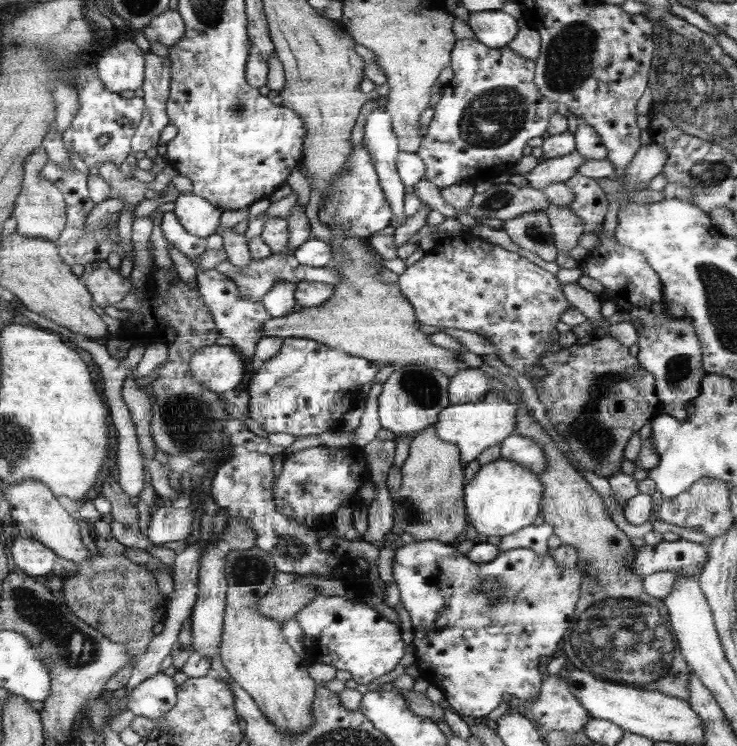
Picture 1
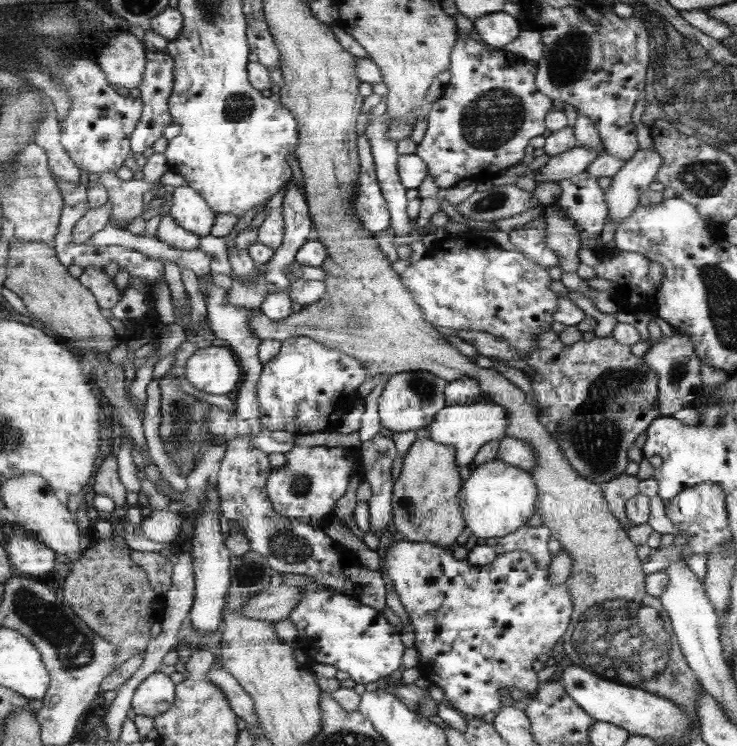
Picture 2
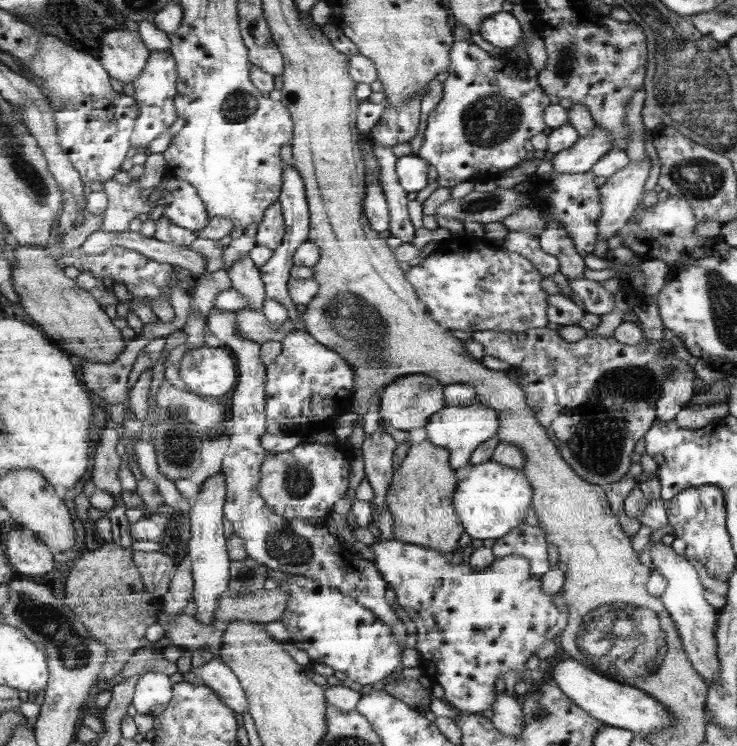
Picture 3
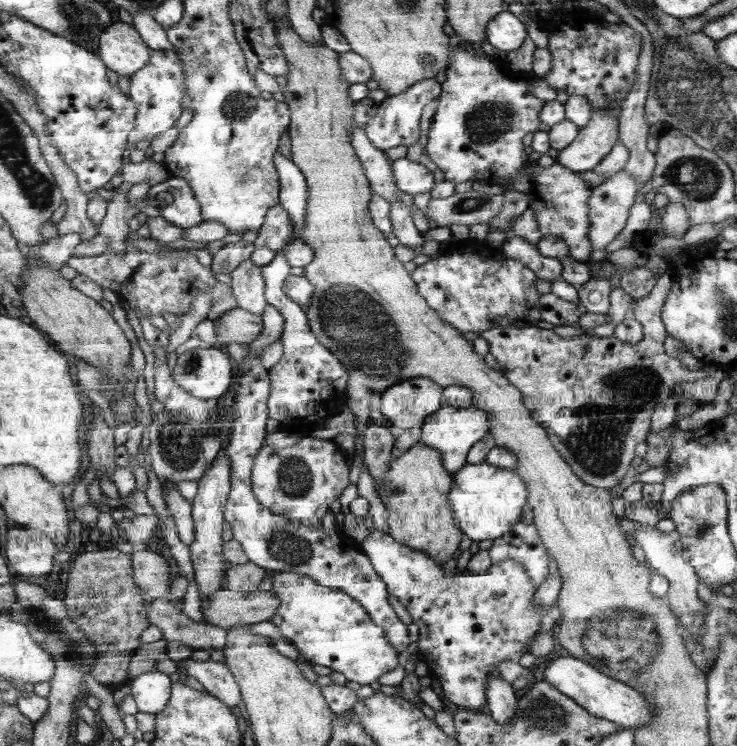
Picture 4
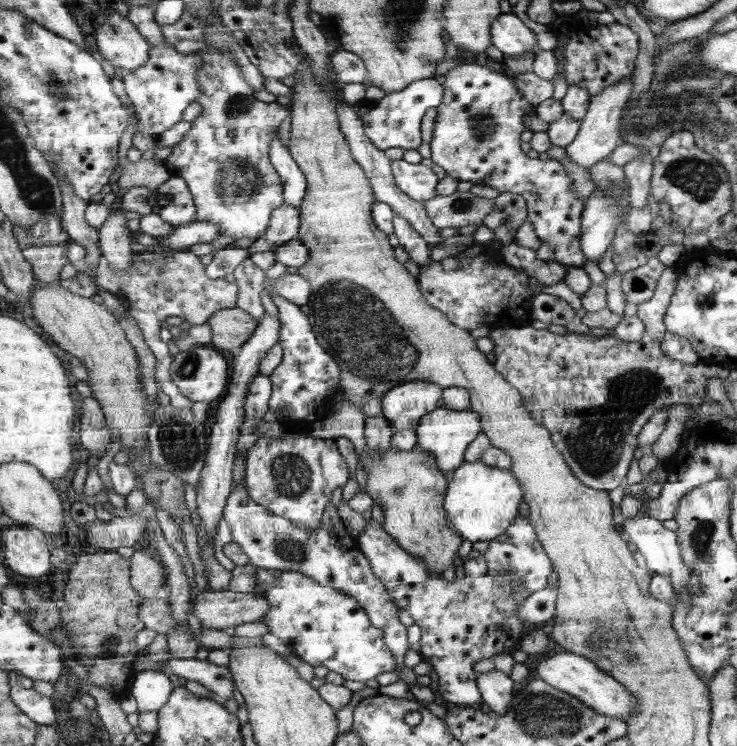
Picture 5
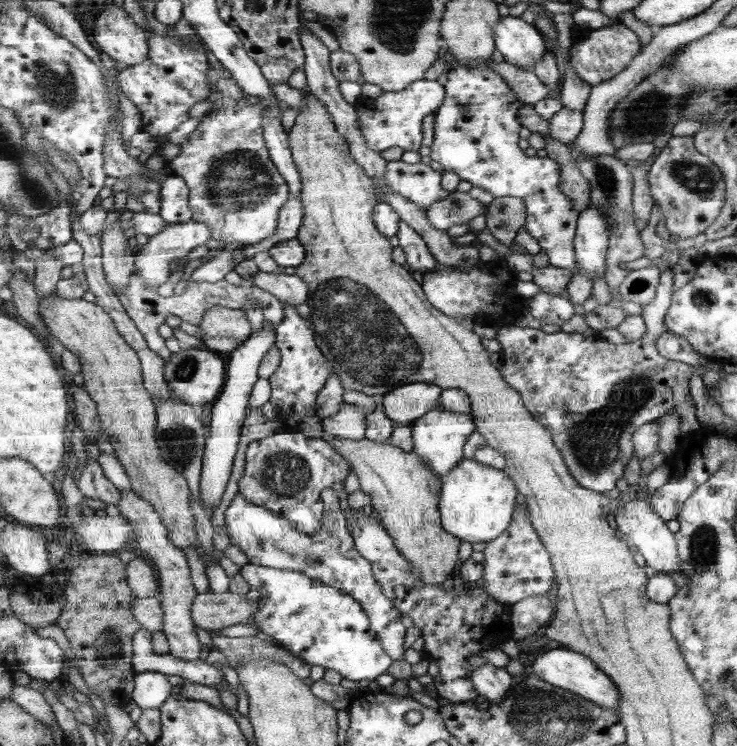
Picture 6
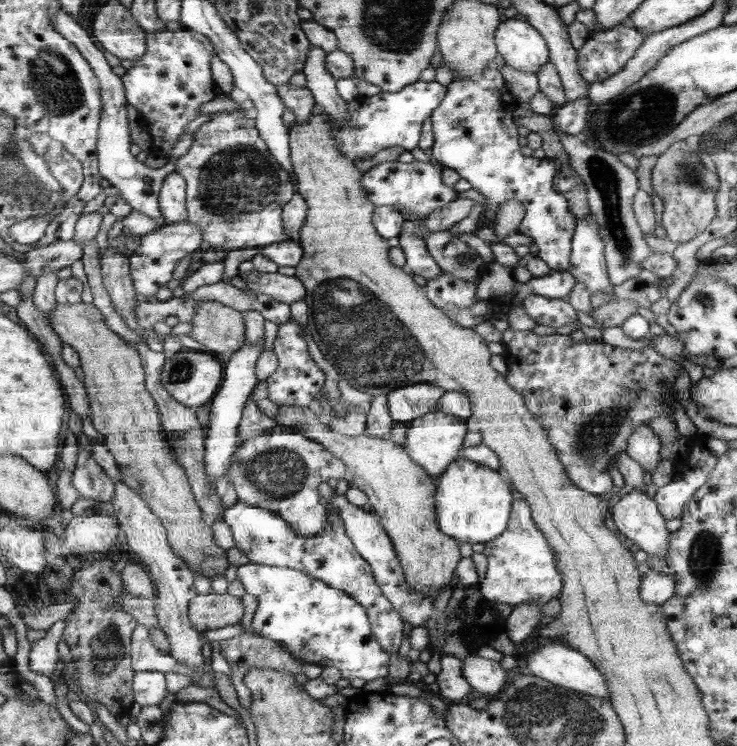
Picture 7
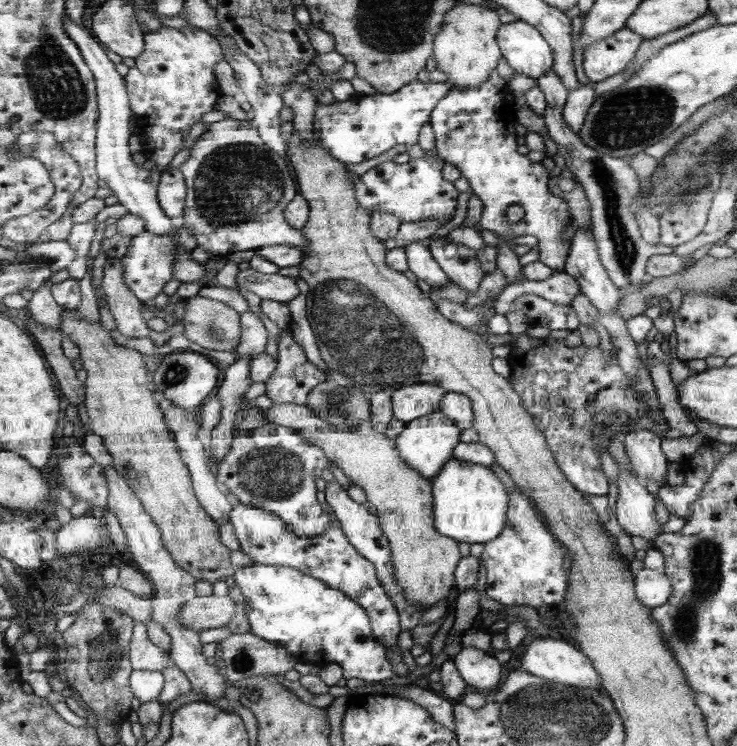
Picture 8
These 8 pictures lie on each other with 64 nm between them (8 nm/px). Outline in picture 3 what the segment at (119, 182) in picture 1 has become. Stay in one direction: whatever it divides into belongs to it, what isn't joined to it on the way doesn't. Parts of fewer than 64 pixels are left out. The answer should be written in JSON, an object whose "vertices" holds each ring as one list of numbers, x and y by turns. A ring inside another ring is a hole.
{"vertices":[[112,178,103,183,103,190,106,190,108,198,102,227,100,227,104,232,128,231,130,221,150,210,148,206,144,206,146,204,140,197,142,188,137,181,122,184]]}

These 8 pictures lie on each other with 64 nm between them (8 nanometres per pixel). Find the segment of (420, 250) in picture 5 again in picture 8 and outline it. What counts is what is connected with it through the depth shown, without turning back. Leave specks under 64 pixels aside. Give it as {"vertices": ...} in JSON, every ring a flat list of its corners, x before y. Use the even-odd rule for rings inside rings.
{"vertices":[[408,242,404,246,407,256,408,271,414,272,416,278,432,286,444,286,450,279,442,267,434,260,430,249,420,242]]}

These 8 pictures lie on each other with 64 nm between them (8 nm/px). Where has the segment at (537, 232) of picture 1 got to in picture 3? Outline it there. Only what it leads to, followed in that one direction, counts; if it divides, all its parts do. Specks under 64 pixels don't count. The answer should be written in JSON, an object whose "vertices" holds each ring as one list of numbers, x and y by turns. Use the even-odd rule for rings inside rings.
{"vertices":[[508,232,501,247,507,249,508,252,520,253,533,261,545,277,553,276,559,271,559,260,556,256,542,250,540,236,532,236,526,232]]}

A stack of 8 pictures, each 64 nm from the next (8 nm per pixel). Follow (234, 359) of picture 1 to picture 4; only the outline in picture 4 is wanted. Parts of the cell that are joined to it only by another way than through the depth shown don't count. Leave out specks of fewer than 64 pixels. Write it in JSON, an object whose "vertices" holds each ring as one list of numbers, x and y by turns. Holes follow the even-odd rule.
{"vertices":[[218,345,198,347,178,355,172,374,188,394,206,401,213,398,222,401,232,384,230,358,218,350]]}

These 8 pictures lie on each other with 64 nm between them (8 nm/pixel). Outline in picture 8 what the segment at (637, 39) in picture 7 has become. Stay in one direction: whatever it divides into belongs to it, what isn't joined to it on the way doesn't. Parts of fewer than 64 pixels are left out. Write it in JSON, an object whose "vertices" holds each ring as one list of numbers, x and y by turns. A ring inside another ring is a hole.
{"vertices":[[626,26,612,36,591,44,583,53,585,74,596,83,627,71,643,40,639,33]]}

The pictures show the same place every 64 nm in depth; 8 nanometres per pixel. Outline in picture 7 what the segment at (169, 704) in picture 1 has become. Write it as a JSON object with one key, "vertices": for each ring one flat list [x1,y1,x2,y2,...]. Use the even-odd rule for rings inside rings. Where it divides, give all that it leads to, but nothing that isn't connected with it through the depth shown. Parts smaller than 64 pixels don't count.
{"vertices":[[136,672,134,688,140,706,159,706,168,693,166,675,163,672]]}

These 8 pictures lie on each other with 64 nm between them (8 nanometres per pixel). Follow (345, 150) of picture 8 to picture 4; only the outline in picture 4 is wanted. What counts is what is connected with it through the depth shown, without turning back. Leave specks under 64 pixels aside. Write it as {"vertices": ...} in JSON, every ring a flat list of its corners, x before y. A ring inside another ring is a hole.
{"vertices":[[434,78,414,83,408,91,399,95,387,96,381,103,376,103,378,107,374,112,374,118,364,128,367,137,374,146,383,151,396,148,396,146,409,147,416,144,420,140,420,114,422,114,424,106,428,106,430,102,439,98,442,91,442,84]]}

